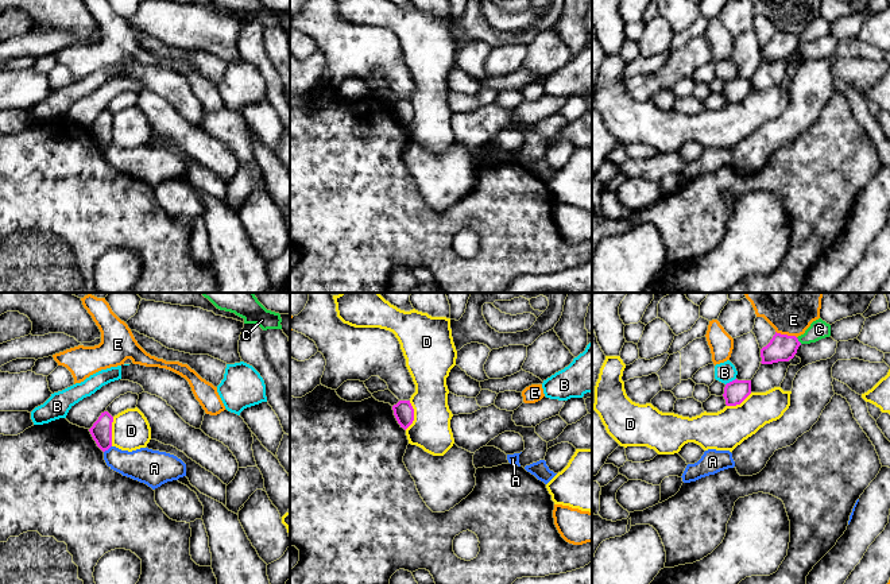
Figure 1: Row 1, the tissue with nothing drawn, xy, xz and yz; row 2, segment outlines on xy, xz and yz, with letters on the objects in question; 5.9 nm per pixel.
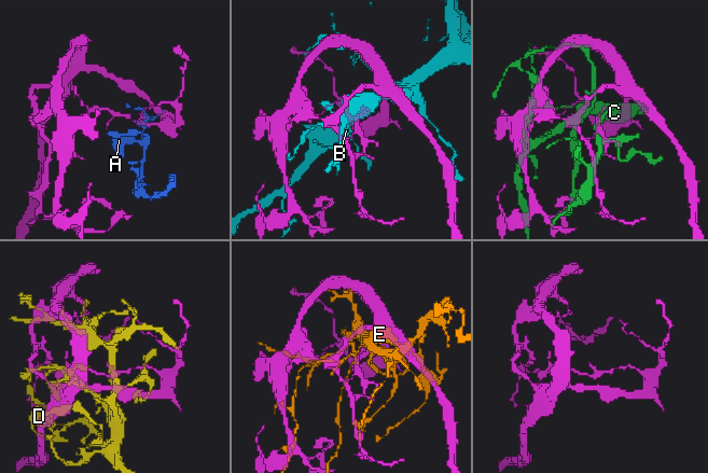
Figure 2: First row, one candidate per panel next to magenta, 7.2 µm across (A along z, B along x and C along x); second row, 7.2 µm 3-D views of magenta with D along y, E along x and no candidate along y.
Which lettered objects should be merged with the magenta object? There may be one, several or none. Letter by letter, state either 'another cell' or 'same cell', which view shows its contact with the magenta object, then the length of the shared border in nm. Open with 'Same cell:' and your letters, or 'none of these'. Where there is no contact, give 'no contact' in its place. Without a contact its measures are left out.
Same cell: none of these
A: another cell | xy | 60 nm
B: another cell | yz | 80 nm
C: another cell | yz | 50 nm
D: another cell | xy | 180 nm
E: another cell | yz | 130 nm

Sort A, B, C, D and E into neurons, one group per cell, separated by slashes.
A / B / C / D / E

